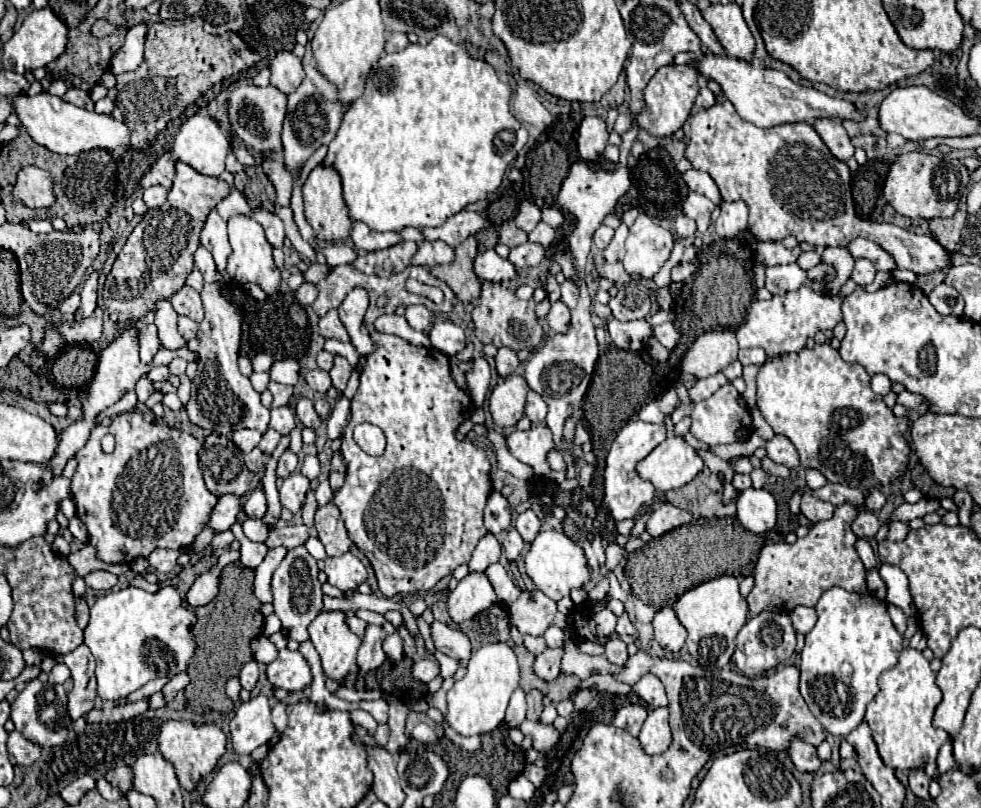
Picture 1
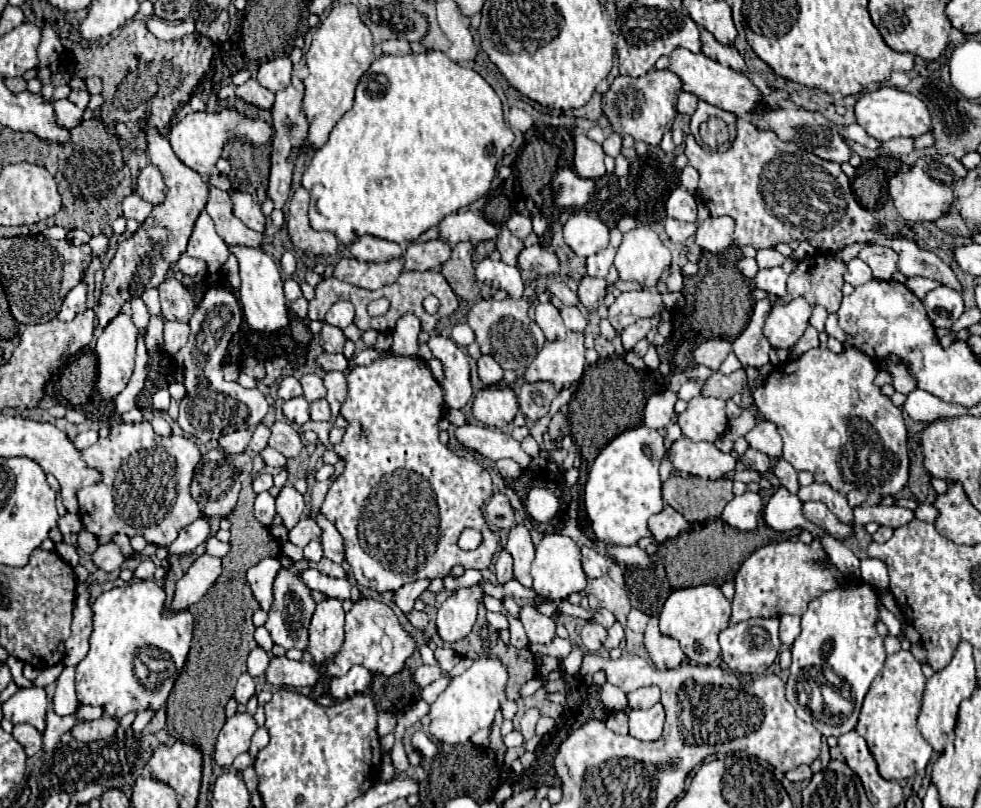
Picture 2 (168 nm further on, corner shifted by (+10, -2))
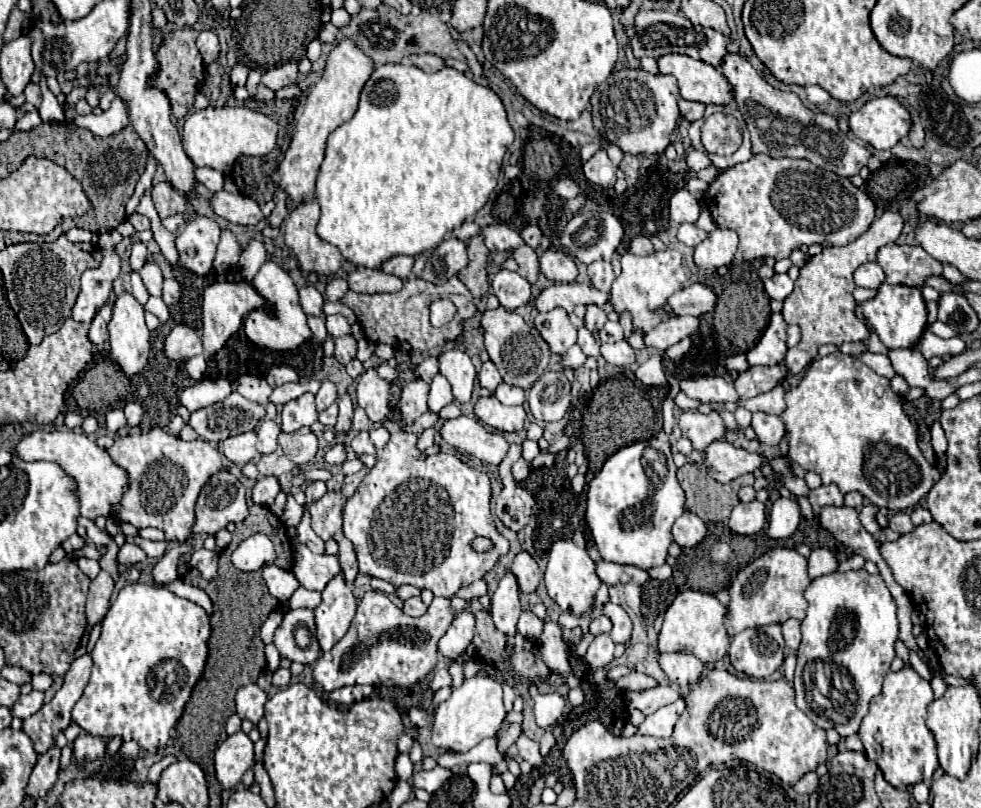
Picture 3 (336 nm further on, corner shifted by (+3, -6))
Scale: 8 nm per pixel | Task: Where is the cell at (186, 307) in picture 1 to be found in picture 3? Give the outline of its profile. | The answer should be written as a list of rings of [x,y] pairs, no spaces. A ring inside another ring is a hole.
[[[172,277],[172,279],[164,279],[164,293],[162,293],[162,299],[168,307],[172,307],[174,303],[178,303],[182,297],[182,289],[180,289],[180,283]]]

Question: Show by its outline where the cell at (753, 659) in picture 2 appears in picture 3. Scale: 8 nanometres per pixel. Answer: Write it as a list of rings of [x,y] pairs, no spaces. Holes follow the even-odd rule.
[[[780,625],[744,629],[730,641],[728,657],[736,671],[754,679],[770,677],[784,661],[784,639]]]

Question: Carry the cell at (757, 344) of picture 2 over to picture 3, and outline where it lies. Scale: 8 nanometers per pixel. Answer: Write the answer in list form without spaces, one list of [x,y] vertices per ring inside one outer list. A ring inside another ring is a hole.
[[[772,313],[766,331],[746,353],[746,359],[750,365],[776,365],[784,357],[786,349],[786,323],[780,313]]]

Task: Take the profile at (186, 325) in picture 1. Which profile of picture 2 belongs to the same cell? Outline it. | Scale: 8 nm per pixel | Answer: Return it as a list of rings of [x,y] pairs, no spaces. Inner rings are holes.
[[[165,321],[165,331],[163,331],[163,337],[165,337],[165,349],[175,355],[189,339],[189,325],[187,323],[179,323],[179,321]]]

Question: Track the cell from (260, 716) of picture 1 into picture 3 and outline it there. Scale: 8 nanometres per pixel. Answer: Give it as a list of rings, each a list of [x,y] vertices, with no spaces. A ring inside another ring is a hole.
[[[238,731],[230,735],[214,755],[216,777],[224,789],[232,789],[244,775],[246,769],[254,765],[254,741],[248,733]]]

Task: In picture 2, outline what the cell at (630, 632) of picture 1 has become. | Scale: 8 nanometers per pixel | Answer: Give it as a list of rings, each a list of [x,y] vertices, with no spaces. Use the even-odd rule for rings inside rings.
[[[599,609],[599,611],[589,619],[589,623],[599,623],[599,625],[603,625],[605,629],[609,629],[609,627],[615,623],[615,617],[613,617],[613,613],[607,611],[607,609]]]

